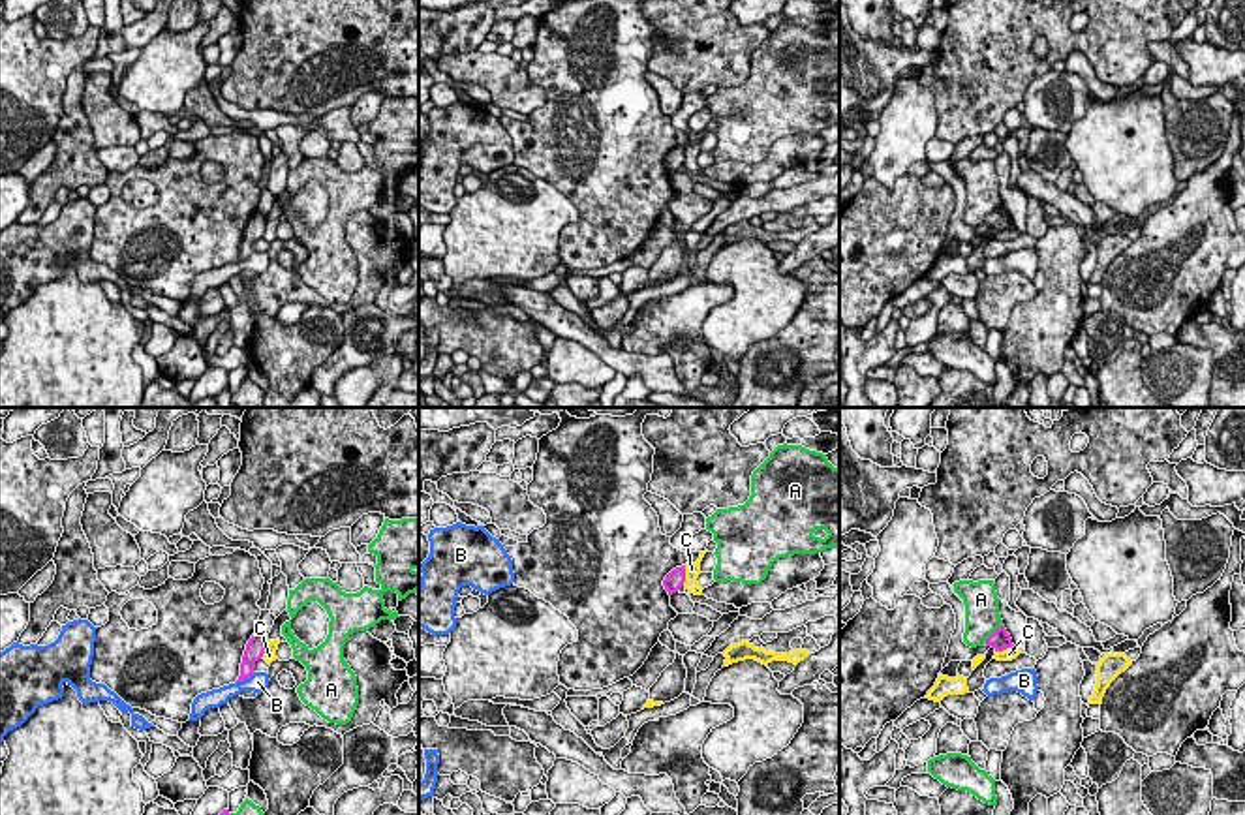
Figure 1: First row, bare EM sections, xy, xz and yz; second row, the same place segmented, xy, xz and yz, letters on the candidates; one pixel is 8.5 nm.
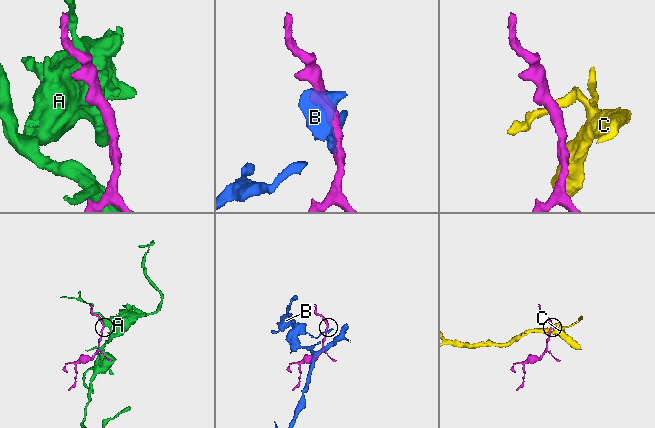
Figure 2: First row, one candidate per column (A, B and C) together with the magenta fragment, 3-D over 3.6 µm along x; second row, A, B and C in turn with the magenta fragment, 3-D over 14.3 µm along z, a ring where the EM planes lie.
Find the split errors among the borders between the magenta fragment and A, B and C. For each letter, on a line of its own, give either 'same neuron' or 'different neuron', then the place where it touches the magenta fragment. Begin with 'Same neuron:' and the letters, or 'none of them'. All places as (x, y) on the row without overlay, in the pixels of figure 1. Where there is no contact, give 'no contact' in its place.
Same neuron: none of them
A: different neuron; meets magenta in yz at (992, 213)
B: different neuron; meets magenta in xy at (245, 258)
C: different neuron; meets magenta in xz at (684, 154)

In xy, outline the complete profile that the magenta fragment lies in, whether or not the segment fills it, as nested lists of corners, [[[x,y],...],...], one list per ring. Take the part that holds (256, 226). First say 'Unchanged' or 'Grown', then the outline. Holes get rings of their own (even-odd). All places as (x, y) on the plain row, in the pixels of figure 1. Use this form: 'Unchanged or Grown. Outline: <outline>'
Unchanged. Outline: [[[255,210],[246,223],[242,242],[240,242],[240,255],[238,255],[237,263],[254,254],[254,246],[263,237],[265,227],[267,227],[267,218]]]

